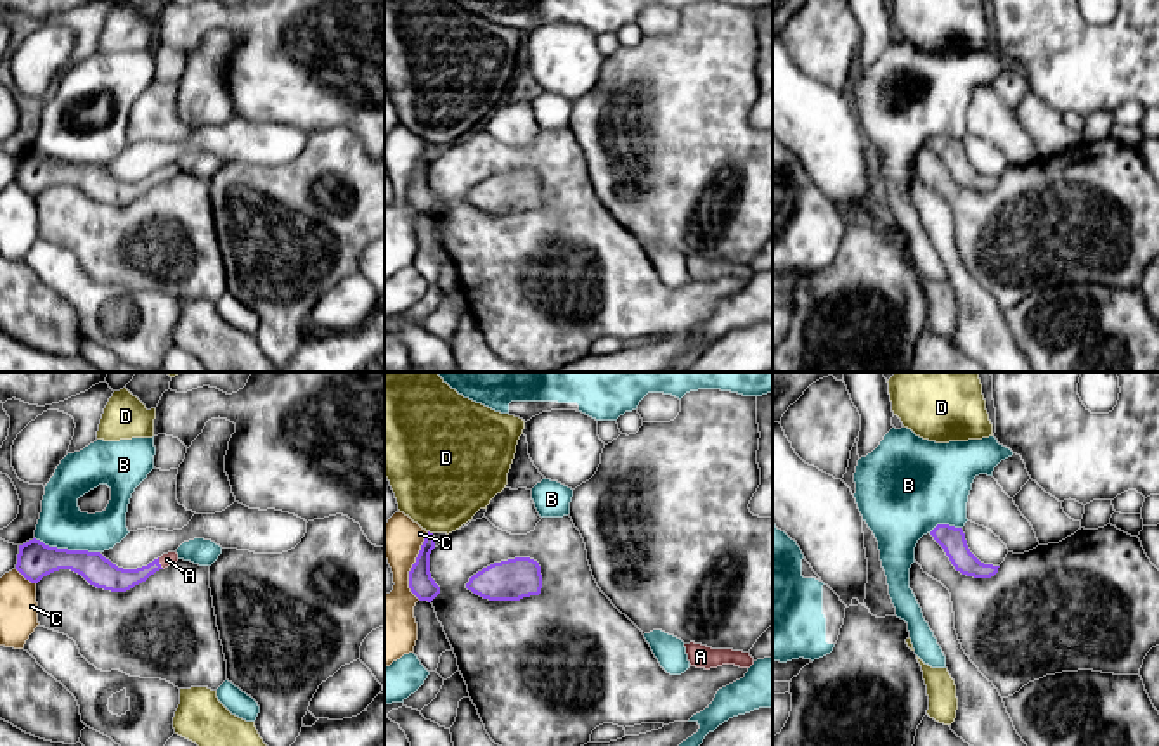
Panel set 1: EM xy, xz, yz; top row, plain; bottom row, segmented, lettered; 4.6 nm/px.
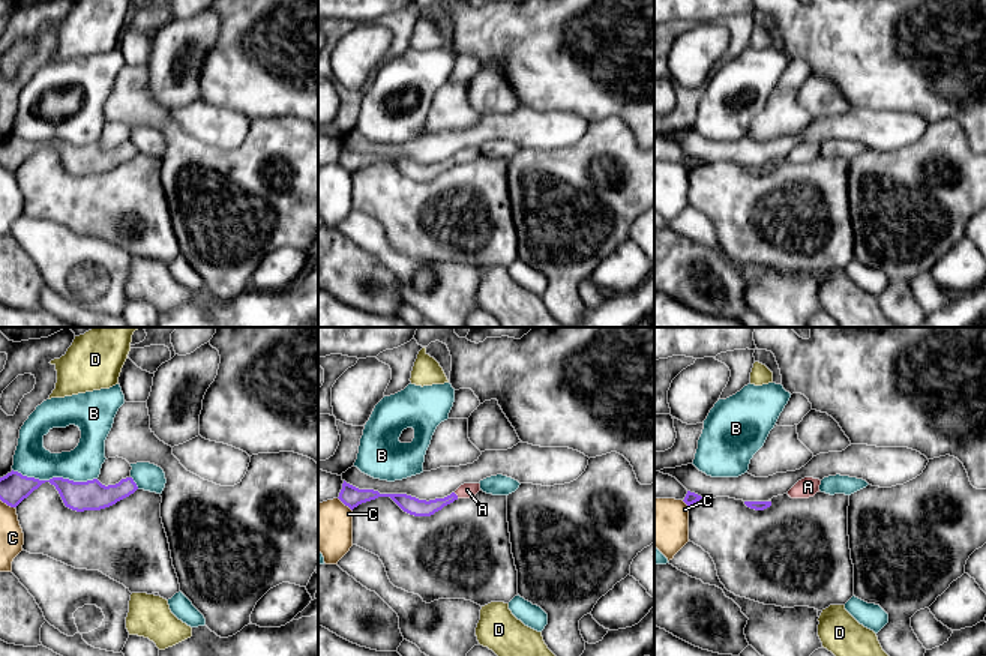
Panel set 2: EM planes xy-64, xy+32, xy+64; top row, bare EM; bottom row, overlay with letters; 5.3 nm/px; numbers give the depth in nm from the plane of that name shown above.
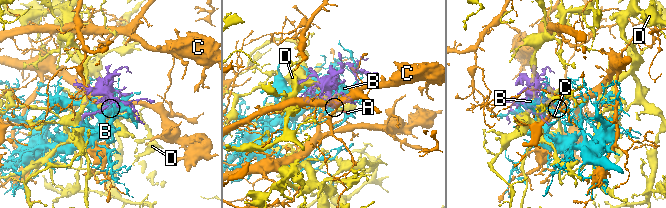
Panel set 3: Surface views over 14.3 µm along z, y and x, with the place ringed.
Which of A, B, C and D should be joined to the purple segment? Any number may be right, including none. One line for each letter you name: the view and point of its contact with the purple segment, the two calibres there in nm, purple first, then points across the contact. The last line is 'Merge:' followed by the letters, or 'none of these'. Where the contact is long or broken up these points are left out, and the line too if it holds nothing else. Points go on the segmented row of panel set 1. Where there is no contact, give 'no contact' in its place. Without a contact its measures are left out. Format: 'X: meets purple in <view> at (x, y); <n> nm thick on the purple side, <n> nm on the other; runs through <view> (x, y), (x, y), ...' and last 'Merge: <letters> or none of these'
A: meets purple in xy at (158, 563); 130 nm thick on the purple side, 60 nm on the other; runs through xy (106, 575), (137, 577), (158, 563), (167, 559)
Merge: A

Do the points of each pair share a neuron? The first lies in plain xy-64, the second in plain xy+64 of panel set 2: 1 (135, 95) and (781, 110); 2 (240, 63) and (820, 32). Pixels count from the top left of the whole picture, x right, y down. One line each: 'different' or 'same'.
1: same
2: same

